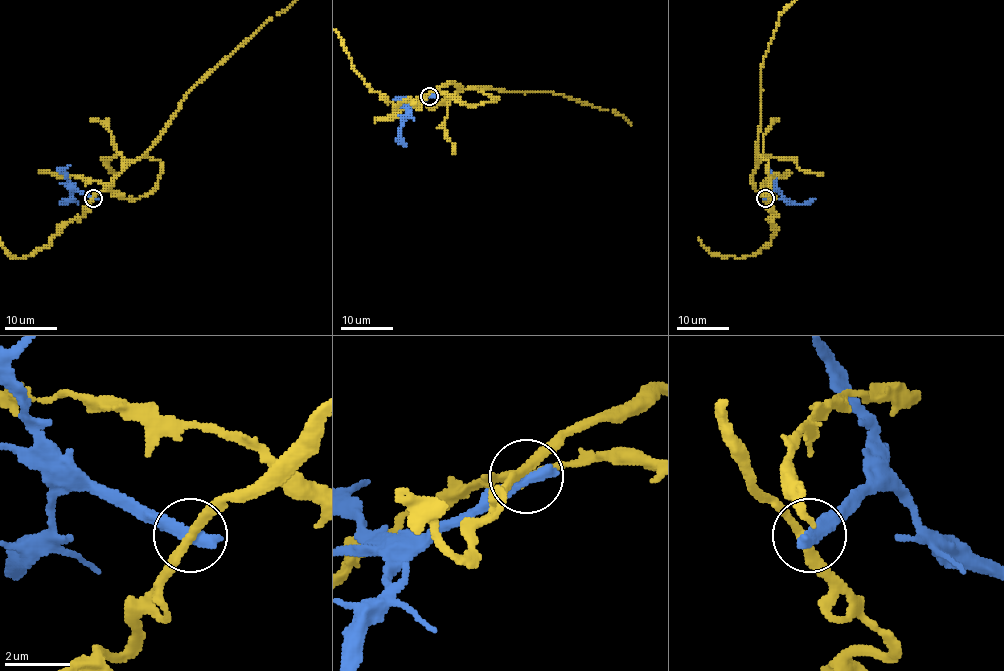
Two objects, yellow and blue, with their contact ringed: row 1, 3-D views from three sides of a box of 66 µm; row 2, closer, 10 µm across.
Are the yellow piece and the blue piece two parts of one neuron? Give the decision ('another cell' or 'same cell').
another cell

